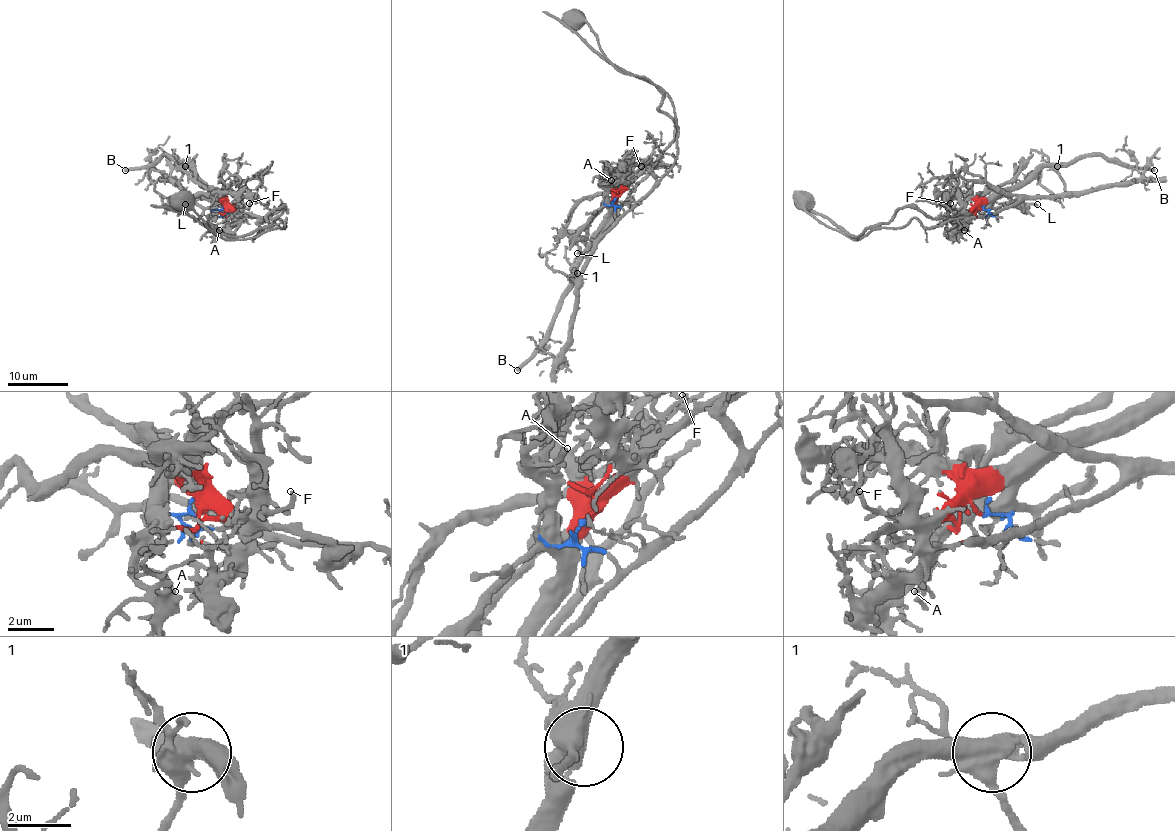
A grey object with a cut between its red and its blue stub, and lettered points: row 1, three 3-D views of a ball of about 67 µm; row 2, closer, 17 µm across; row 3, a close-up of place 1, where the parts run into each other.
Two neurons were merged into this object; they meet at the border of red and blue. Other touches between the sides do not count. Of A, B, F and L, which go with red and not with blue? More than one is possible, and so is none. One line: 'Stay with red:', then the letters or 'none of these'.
Stay with red: A, B, F, L

